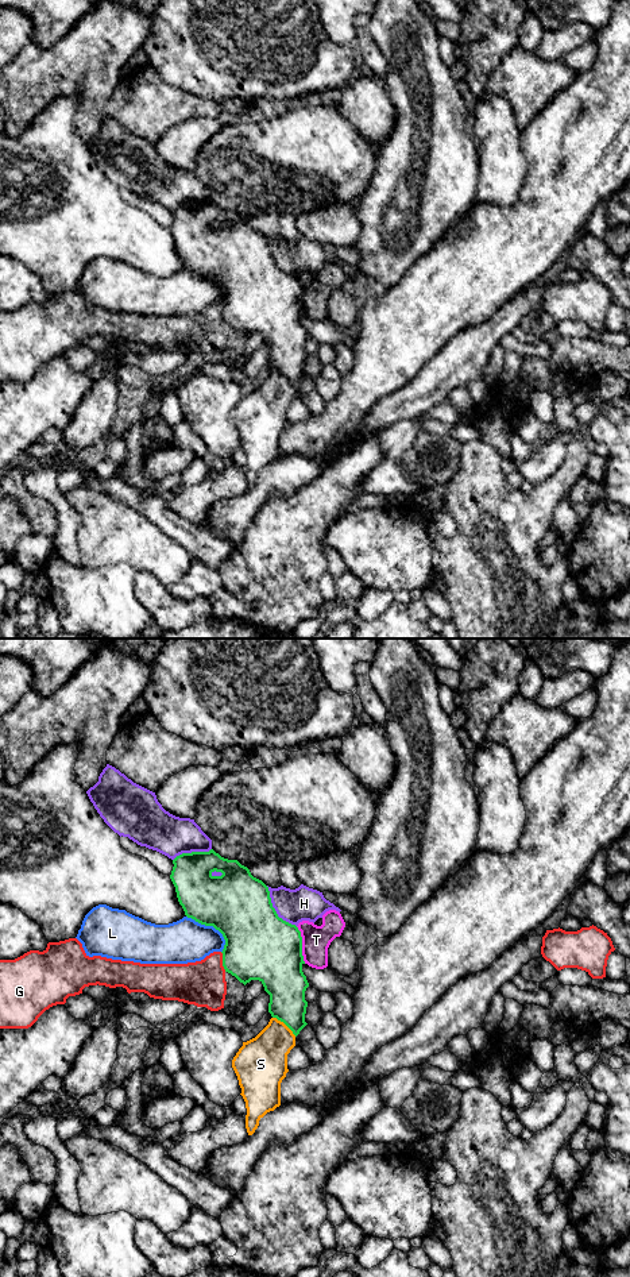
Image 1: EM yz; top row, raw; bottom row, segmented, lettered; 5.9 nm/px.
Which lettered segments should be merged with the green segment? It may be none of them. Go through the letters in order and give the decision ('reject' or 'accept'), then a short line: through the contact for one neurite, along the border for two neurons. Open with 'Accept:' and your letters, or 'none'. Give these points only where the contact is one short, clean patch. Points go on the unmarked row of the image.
Accept: T
G: reject
H: reject
L: reject
S: reject
T: accept

